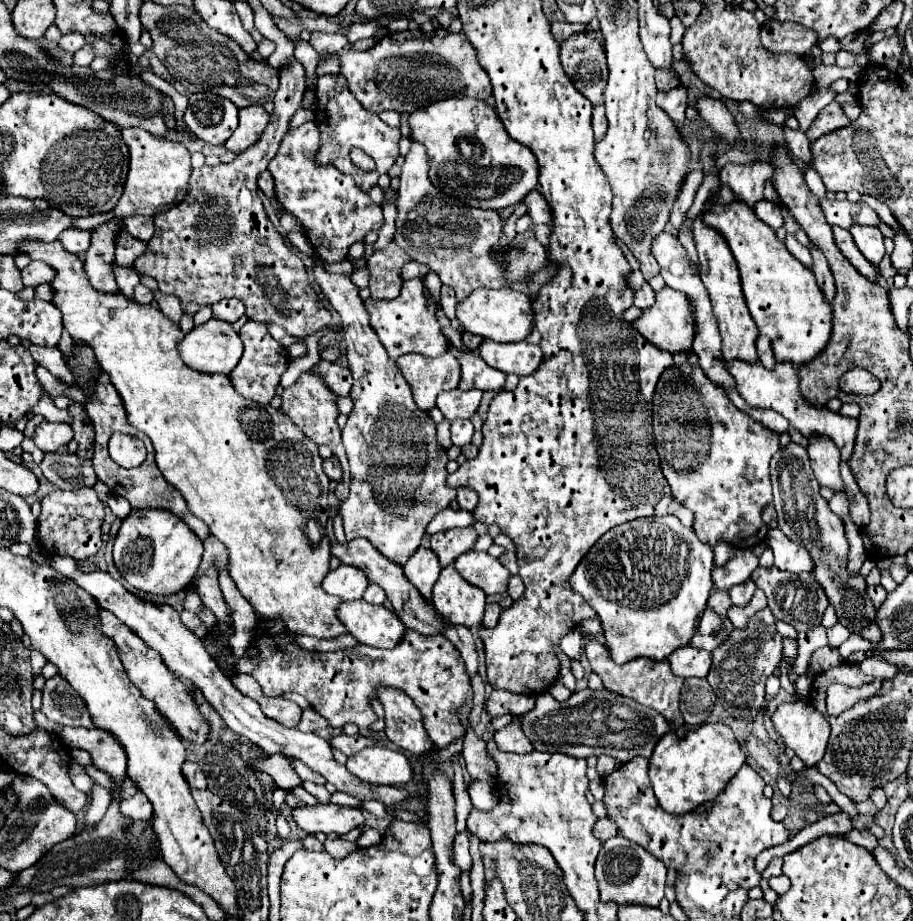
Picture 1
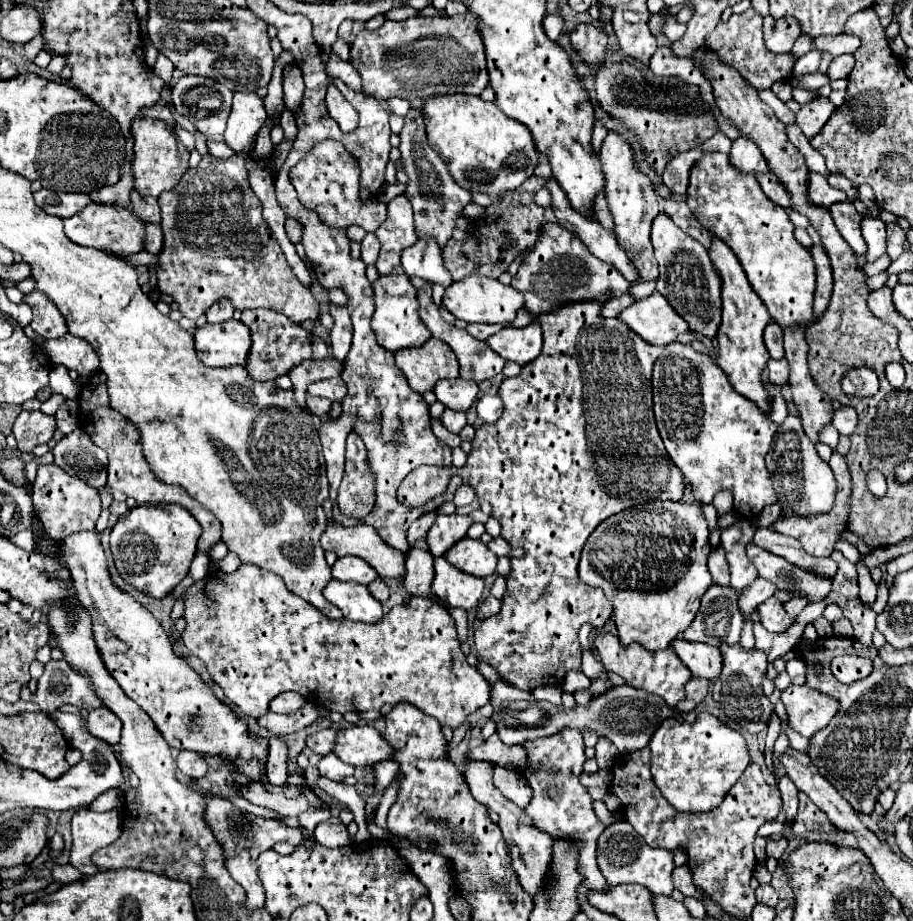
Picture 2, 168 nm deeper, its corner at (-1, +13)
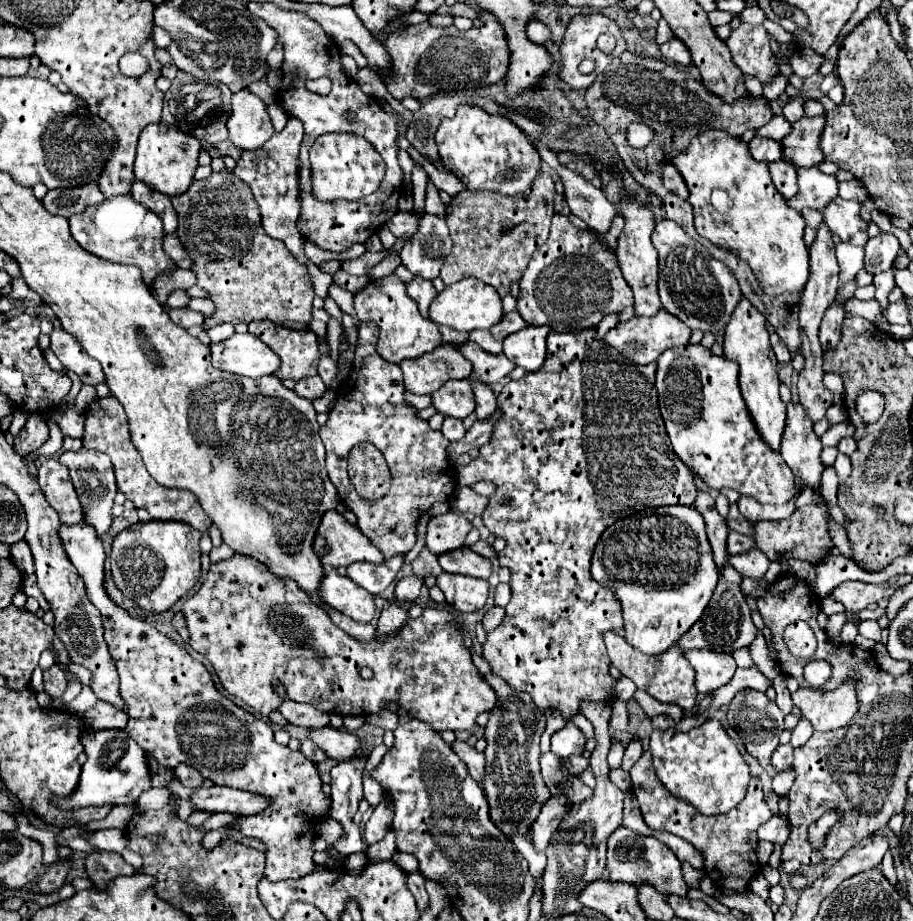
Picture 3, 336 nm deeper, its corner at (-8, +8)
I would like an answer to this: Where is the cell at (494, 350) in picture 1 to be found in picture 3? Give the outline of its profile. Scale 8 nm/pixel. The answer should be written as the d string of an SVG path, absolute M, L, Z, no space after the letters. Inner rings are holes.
M527 326L503 340L503 352L513 364L529 372L539 370L545 362L545 338L549 332L549 326Z

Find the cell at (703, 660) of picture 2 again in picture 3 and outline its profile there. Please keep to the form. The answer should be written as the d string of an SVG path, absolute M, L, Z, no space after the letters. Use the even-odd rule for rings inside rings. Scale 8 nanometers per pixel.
M689 650L685 652L685 658L695 668L695 686L701 694L715 692L723 684L727 684L737 664L729 652L713 652L713 650Z

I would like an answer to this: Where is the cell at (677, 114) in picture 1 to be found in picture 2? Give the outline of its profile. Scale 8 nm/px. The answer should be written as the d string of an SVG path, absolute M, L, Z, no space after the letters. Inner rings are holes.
M658 47L658 51L650 59L650 69L658 77L678 75L678 67L696 67L692 59L682 59L670 51L670 47Z

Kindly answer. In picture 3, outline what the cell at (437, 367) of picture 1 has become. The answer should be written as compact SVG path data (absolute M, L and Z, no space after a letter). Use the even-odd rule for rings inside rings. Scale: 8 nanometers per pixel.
M451 344L439 346L423 358L403 360L399 366L403 370L405 388L413 394L433 394L447 380L465 380L471 374L469 360Z

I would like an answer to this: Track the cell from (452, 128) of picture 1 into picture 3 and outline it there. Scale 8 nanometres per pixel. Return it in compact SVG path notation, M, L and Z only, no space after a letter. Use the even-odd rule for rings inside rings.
M461 104L453 118L443 118L435 140L445 168L469 190L497 190L505 194L523 192L541 170L539 152L517 124L507 116L489 114L473 104Z

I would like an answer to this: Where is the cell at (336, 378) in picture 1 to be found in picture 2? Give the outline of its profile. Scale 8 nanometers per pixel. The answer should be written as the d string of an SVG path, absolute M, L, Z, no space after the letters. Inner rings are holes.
M310 359L310 361L304 361L296 367L292 367L288 377L294 383L294 391L304 393L310 383L330 379L330 377L338 377L340 371L342 371L342 365L338 365L334 359L324 359L324 361Z

